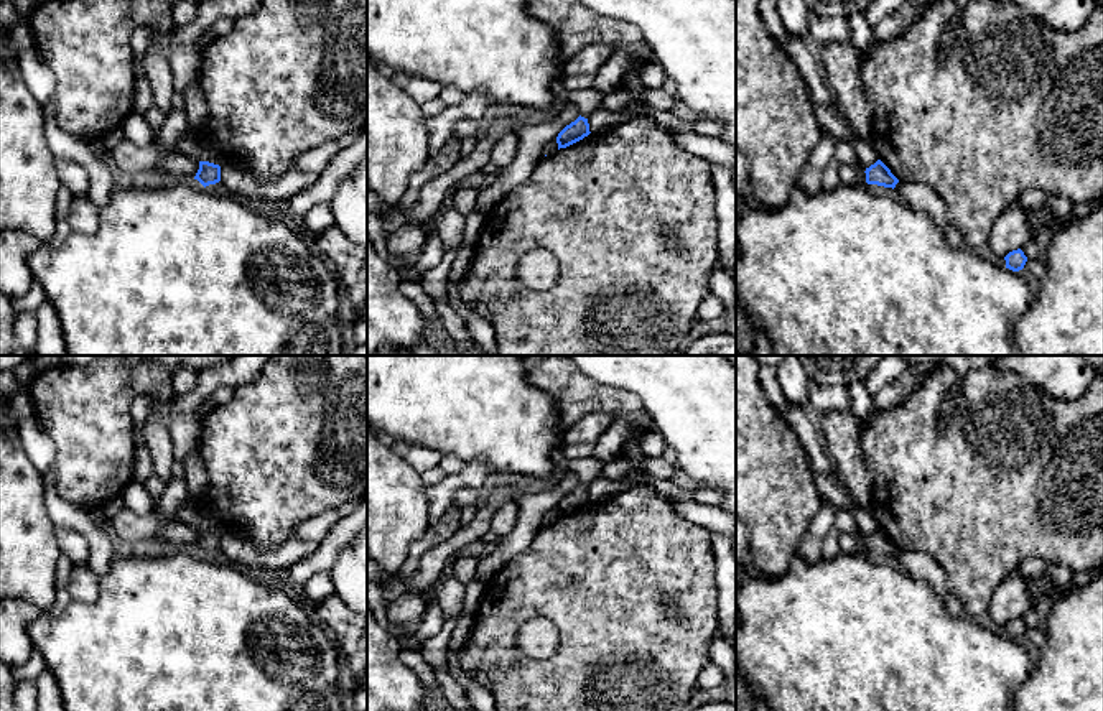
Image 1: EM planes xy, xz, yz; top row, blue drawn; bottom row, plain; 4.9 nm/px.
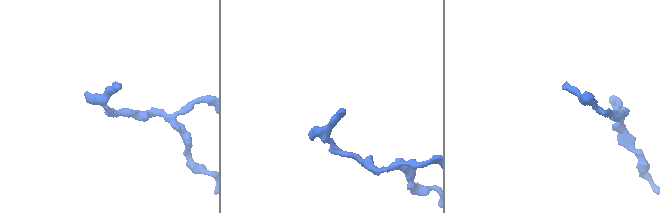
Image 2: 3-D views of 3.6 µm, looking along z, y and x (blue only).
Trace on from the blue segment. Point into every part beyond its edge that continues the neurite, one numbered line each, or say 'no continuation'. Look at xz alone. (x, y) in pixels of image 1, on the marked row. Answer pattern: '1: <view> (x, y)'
no continuation

